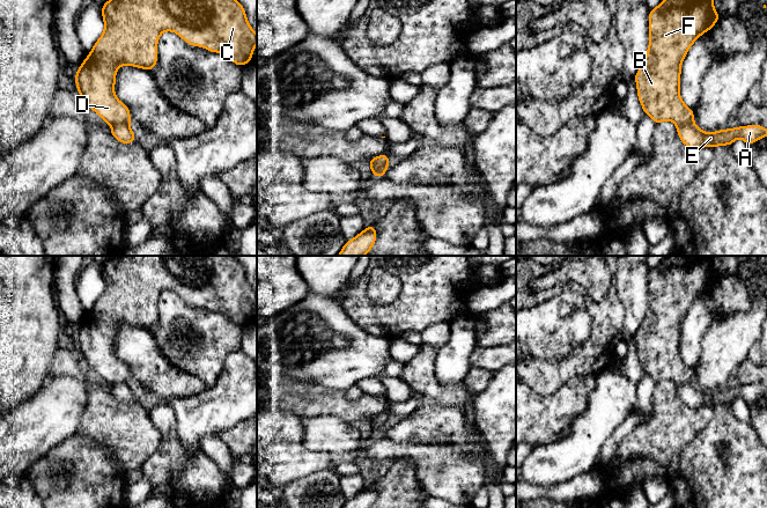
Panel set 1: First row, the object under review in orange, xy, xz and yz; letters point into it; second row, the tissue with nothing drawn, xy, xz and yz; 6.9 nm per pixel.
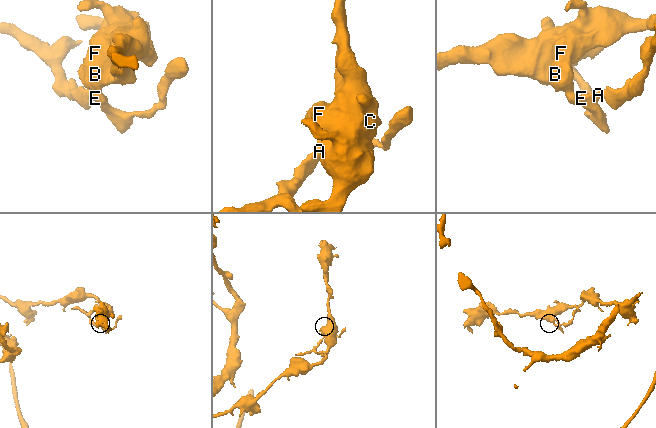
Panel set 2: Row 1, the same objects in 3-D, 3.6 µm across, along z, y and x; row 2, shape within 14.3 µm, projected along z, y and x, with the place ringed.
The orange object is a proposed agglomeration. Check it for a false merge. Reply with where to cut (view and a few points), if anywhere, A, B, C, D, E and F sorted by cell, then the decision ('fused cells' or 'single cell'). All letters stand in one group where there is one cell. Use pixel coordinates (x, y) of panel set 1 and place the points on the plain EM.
cut in xy along (128, 381), (111, 385); A E / B C D F; fused cells

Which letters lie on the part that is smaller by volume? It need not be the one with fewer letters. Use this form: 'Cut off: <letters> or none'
Cut off: A, E

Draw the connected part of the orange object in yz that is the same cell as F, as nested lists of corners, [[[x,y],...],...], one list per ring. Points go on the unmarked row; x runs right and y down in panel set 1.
[[[668,256],[649,271],[649,307],[647,315],[635,333],[637,356],[646,374],[656,383],[670,380],[676,384],[694,382],[694,371],[683,361],[679,352],[681,322],[693,302],[706,290],[711,289],[720,279],[714,267],[714,256]]]

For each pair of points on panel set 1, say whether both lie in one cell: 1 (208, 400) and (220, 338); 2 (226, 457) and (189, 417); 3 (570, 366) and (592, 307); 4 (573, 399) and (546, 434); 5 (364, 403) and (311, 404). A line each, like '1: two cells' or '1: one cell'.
1: two cells
2: two cells
3: one cell
4: one cell
5: one cell

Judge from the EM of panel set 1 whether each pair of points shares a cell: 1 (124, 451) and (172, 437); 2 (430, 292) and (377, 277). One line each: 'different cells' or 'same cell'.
1: different cells
2: different cells

